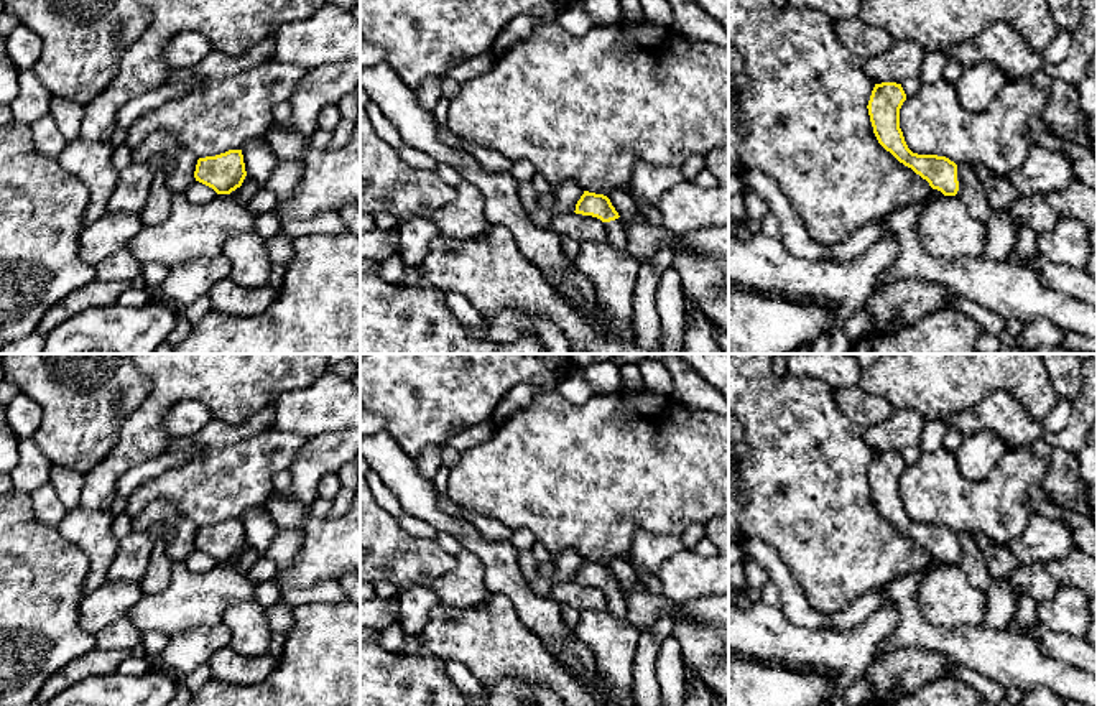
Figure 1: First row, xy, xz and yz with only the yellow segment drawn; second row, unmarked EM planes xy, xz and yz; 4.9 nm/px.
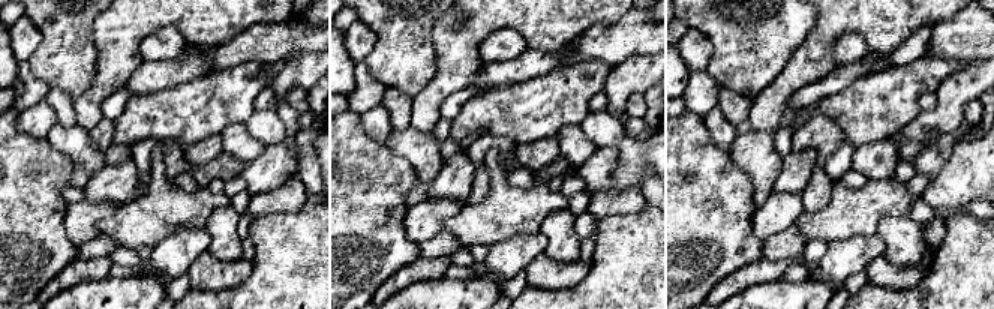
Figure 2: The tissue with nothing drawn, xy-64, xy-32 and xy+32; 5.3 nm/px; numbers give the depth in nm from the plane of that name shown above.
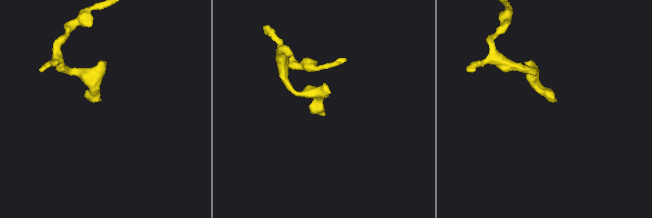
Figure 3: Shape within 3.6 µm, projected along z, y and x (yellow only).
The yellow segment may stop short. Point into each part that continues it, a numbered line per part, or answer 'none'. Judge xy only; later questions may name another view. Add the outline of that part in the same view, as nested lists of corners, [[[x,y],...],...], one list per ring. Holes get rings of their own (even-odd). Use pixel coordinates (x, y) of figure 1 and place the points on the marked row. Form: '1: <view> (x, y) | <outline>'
none

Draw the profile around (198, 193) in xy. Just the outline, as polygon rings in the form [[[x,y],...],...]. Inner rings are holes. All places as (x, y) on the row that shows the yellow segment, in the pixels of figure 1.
[[[194,181],[186,189],[184,196],[192,204],[209,204],[217,196],[217,193],[212,188],[206,186],[206,184],[202,184],[199,181]]]

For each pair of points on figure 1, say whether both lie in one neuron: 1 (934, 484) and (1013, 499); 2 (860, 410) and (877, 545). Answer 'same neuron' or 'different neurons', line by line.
1: same neuron
2: different neurons

